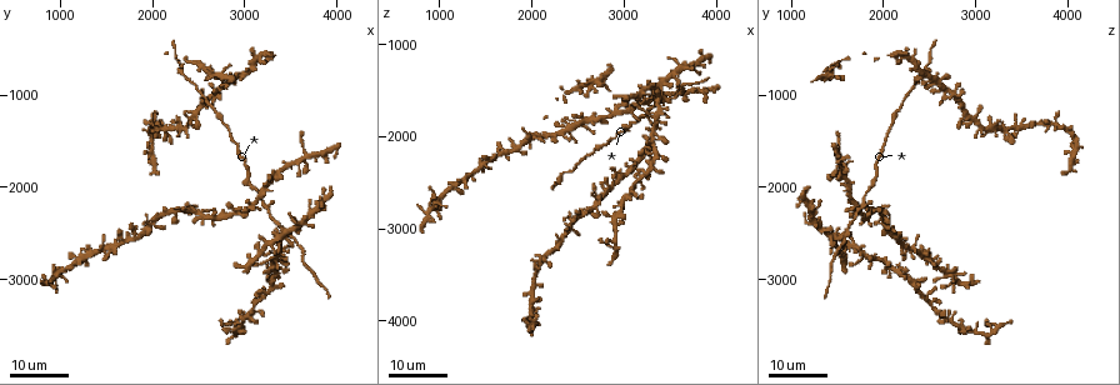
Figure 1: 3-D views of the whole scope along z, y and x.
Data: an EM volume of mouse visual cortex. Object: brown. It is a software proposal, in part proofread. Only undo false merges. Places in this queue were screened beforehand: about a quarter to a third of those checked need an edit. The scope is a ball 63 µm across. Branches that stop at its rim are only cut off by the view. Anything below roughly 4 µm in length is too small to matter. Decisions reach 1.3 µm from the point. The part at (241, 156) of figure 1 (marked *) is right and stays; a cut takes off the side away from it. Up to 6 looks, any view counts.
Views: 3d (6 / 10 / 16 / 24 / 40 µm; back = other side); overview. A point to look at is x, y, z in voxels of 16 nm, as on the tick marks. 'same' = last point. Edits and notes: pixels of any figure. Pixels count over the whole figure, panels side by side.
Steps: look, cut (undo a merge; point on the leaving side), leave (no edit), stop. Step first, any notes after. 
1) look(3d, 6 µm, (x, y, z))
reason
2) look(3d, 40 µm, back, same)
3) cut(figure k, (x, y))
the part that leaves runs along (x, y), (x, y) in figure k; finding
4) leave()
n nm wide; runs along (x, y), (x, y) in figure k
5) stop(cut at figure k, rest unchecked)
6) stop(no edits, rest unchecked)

look(3d, 24 µm, (2300, 800, 2400))

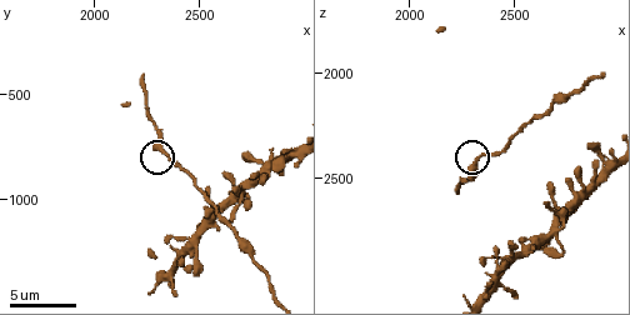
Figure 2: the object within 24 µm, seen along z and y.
look(3d, 10 µm, (2310, 770, 2400))

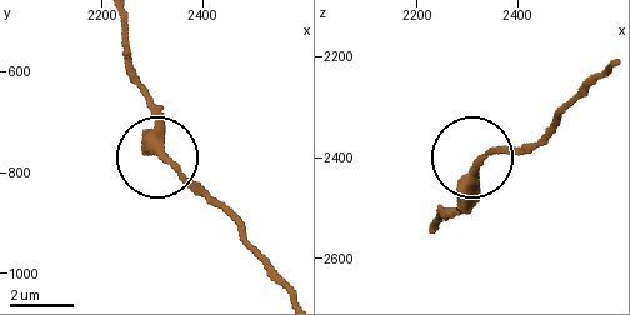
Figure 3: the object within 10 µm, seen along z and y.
leave()
270 nm wide; runs along (291, 289), (230, 216), (160, 158), (149, 98) in figure 3; all the same neuron

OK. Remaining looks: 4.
look(3d, 24 µm, (3350, 2750, 1800))
thin arm on a thick one

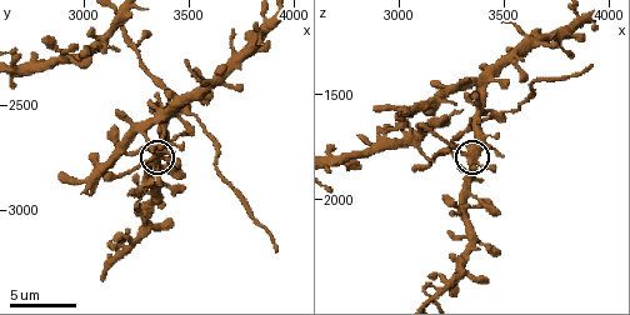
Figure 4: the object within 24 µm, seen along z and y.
look(3d, 10 µm, (3330, 2750, 1780))

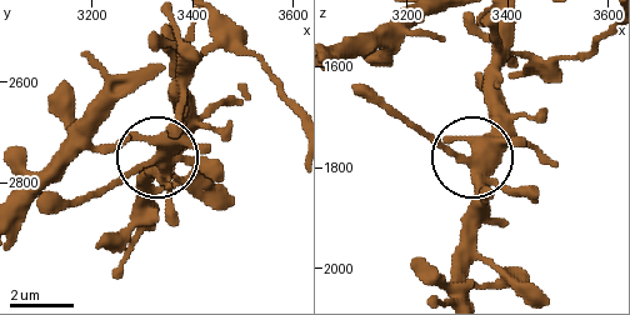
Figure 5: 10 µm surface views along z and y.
leave()
all the same neuron

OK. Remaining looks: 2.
look(3d, 10 µm, (3460, 2520, 1600))
a fork

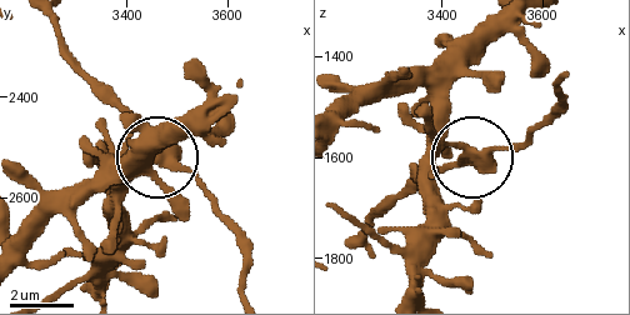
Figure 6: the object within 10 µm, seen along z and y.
leave()
340 nm wide; continuous, no second neuron

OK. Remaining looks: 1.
stop(no edits, rest unchecked)

